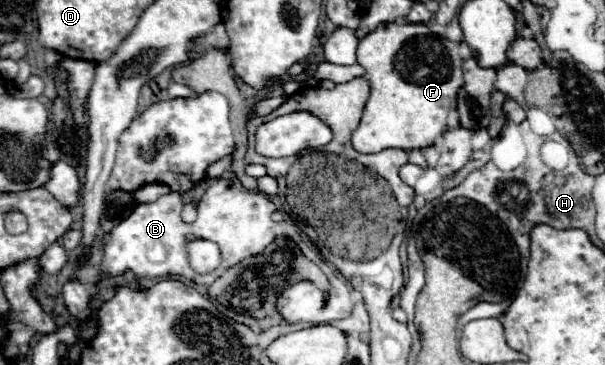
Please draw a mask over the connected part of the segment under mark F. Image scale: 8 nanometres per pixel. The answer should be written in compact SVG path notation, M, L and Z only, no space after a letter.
M383 23L359 41L357 63L365 69L365 79L371 83L371 95L361 123L353 133L353 149L359 153L377 153L387 147L401 147L407 151L433 145L447 129L449 109L457 105L457 91L463 85L463 57L459 53L459 43L433 35L423 23Z

